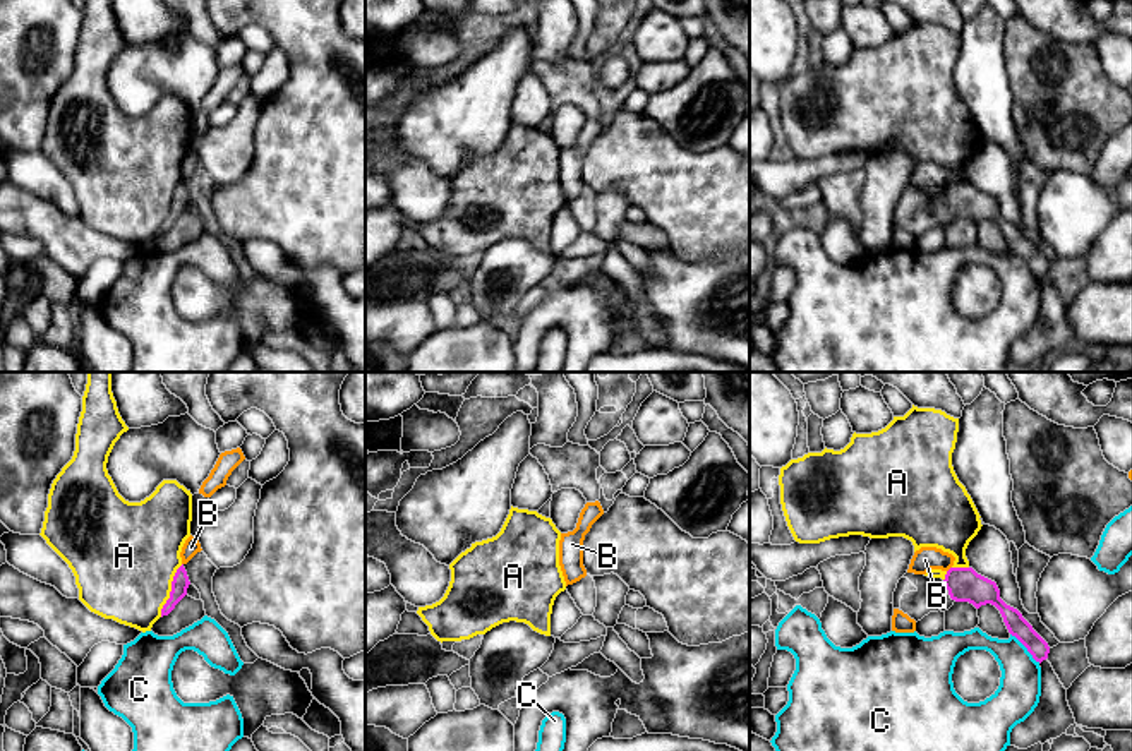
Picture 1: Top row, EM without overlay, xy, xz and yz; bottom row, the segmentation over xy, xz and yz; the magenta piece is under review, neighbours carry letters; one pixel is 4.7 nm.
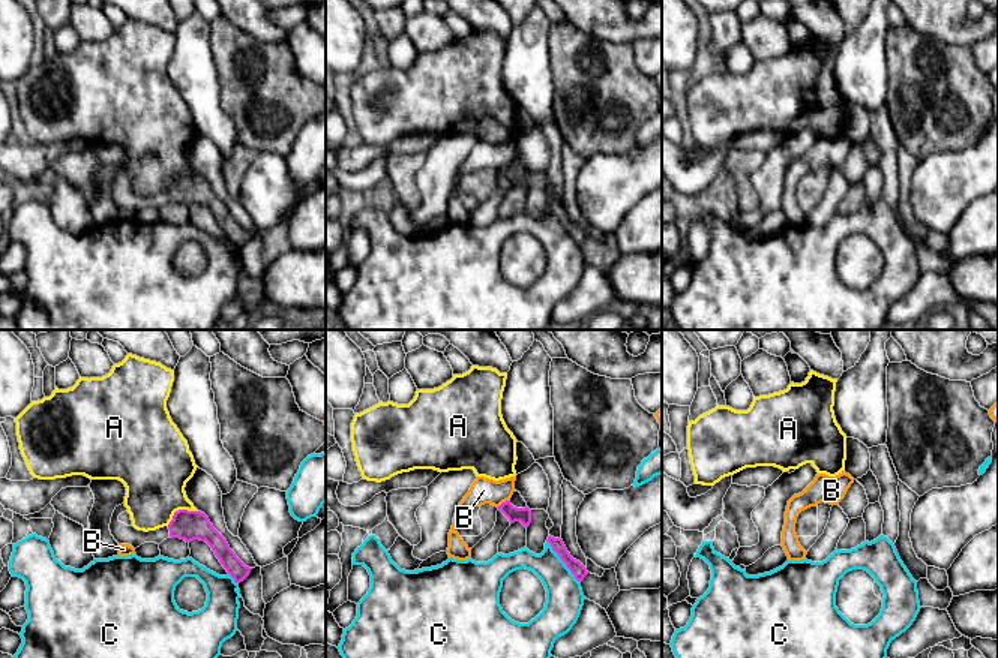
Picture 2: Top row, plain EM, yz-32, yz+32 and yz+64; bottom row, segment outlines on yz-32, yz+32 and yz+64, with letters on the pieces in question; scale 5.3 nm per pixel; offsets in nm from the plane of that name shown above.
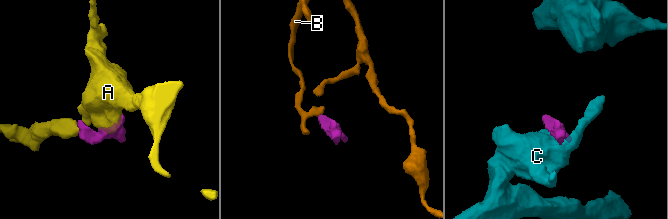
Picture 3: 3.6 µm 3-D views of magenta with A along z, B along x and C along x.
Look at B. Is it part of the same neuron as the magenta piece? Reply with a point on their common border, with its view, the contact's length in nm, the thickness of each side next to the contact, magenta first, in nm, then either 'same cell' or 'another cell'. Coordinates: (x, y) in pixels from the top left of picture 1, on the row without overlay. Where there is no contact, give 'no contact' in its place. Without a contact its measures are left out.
meets magenta in yz at (949, 186); contact 40 nm long; 160 nm thick on the magenta side, 120 nm on the other; another cell

